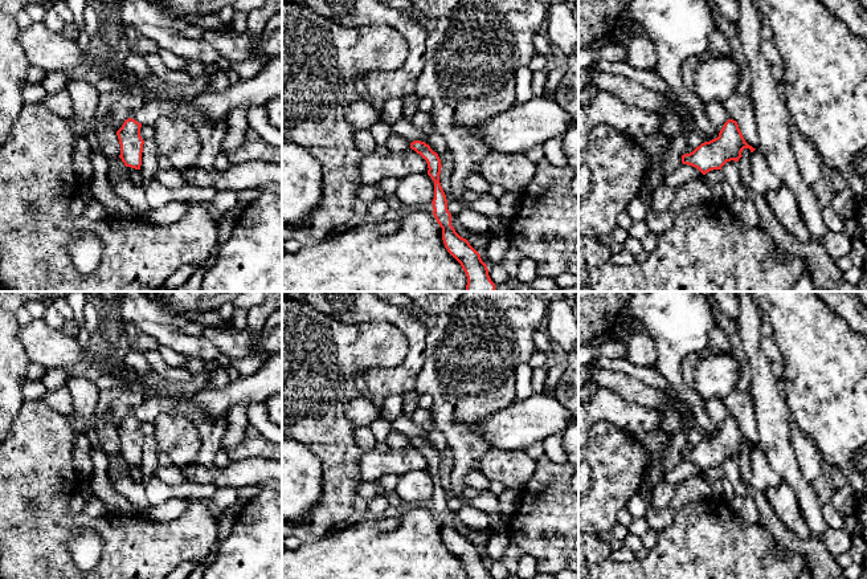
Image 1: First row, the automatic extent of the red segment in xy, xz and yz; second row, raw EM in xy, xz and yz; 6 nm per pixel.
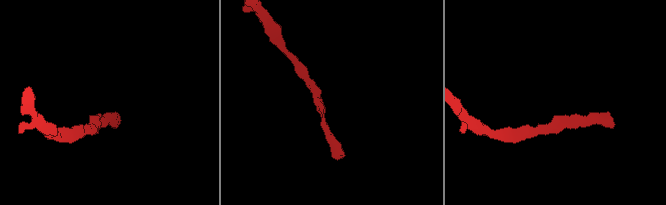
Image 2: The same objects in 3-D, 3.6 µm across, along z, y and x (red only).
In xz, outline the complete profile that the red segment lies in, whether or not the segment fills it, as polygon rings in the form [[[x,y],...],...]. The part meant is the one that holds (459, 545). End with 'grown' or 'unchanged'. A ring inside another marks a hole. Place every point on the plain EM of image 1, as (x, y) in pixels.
[[[421,437],[410,440],[410,445],[420,450],[428,460],[428,472],[434,478],[433,511],[442,525],[442,537],[447,549],[461,560],[466,570],[467,579],[492,579],[487,562],[480,551],[461,534],[451,522],[451,510],[447,506],[446,492],[439,480],[441,456],[429,441]]]; unchanged

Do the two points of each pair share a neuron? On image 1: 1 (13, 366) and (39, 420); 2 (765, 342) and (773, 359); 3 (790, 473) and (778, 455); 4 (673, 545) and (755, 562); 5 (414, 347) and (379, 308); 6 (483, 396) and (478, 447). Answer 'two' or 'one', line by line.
1: two
2: one
3: one
4: one
5: one
6: one

